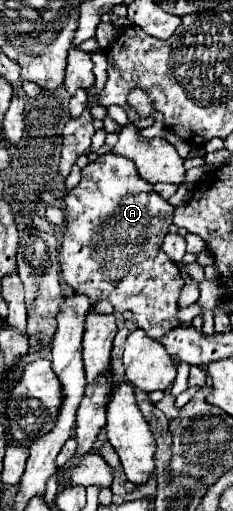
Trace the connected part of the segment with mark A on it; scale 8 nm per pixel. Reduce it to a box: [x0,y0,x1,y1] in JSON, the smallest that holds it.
[59,153,185,457]

